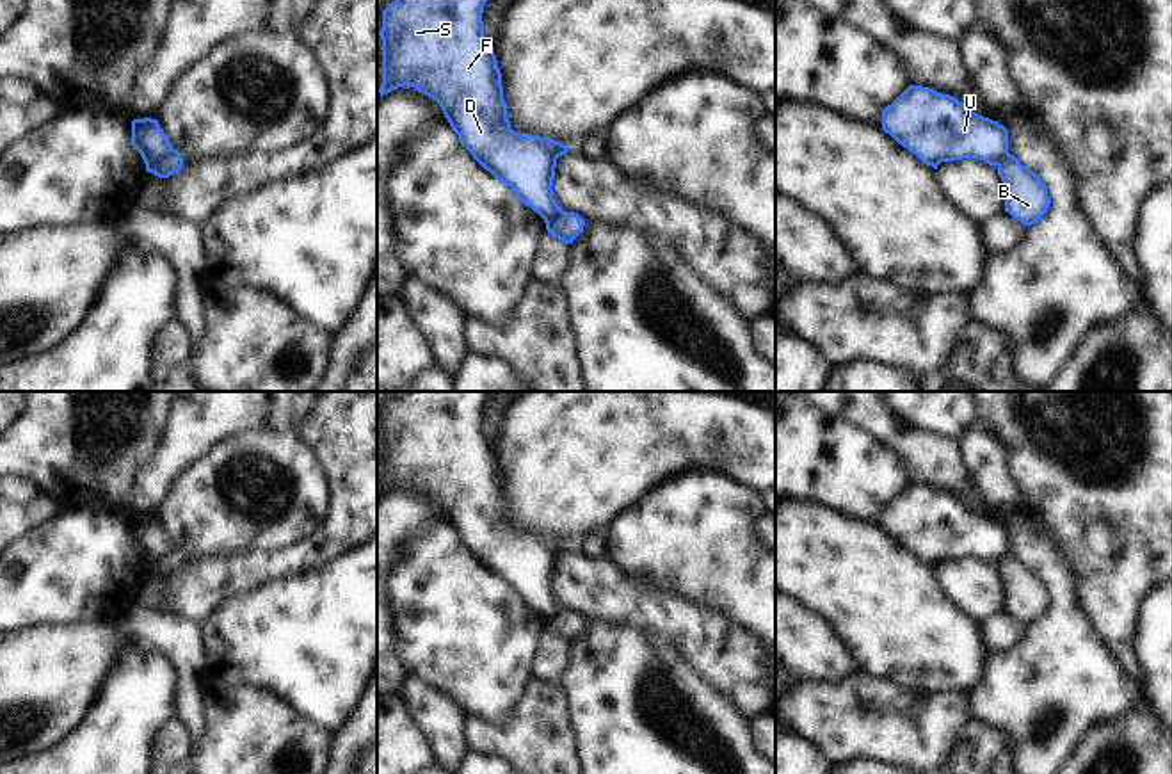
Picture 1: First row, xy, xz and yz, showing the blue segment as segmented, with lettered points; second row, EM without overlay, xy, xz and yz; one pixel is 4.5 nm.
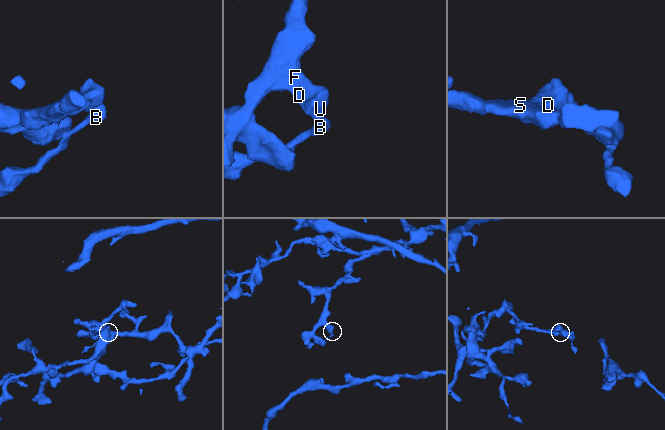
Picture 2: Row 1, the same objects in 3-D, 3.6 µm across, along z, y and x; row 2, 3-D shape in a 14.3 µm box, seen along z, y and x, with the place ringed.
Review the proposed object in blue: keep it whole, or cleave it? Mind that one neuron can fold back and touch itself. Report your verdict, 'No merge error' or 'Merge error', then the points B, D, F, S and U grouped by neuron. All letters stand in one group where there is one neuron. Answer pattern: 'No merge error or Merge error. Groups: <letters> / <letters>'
Merge error. Groups: B / D F S U.

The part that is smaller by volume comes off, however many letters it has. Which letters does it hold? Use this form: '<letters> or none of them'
B

